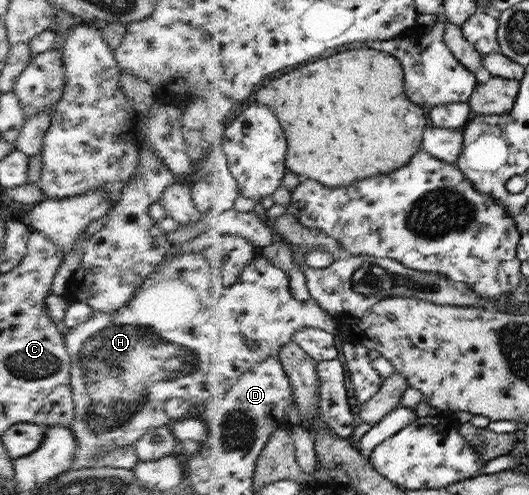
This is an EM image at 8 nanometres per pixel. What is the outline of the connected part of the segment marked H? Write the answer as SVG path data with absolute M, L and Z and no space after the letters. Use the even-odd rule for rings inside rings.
M181 252L173 254L169 259L165 259L160 265L150 274L143 284L135 291L135 294L127 301L125 306L112 310L111 312L101 312L94 310L91 319L81 325L69 328L65 334L65 344L70 354L70 385L75 403L74 419L71 425L71 430L75 435L77 448L75 449L73 466L74 468L93 468L98 464L100 454L119 448L120 446L134 446L149 429L159 428L163 425L171 425L172 421L167 419L164 404L167 400L177 397L190 402L191 408L197 412L207 399L223 398L234 384L237 384L242 376L250 371L250 368L255 368L258 364L265 362L272 356L280 356L281 348L284 345L290 344L294 340L295 335L304 328L315 327L320 328L333 334L339 334L343 330L342 324L337 322L336 317L325 310L316 299L301 300L295 296L294 291L294 276L290 270L281 268L273 264L271 258L267 258L265 253L259 254L257 258L243 271L239 280L233 286L225 286L223 282L223 267L222 262L219 262L218 270L213 270L212 262L207 262L207 259L202 253L197 252ZM249 341L260 342L259 349L253 348L248 344Z

